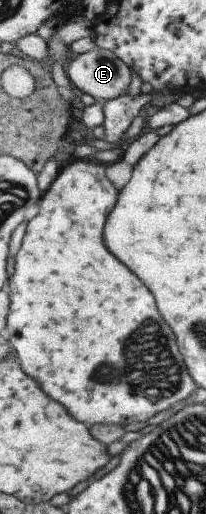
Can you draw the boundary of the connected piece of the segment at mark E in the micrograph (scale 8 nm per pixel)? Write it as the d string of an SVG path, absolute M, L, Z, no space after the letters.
M98 46L87 53L76 55L73 61L66 65L65 69L68 80L81 92L91 95L98 102L103 100L109 102L128 93L133 81L131 67L124 60L121 60L115 52Z

